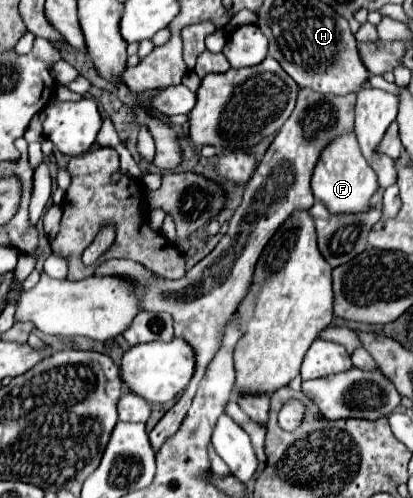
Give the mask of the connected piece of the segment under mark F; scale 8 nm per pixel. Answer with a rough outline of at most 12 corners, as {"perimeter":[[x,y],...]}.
{"perimeter":[[354,131],[334,137],[312,173],[332,213],[368,209],[378,183]]}

